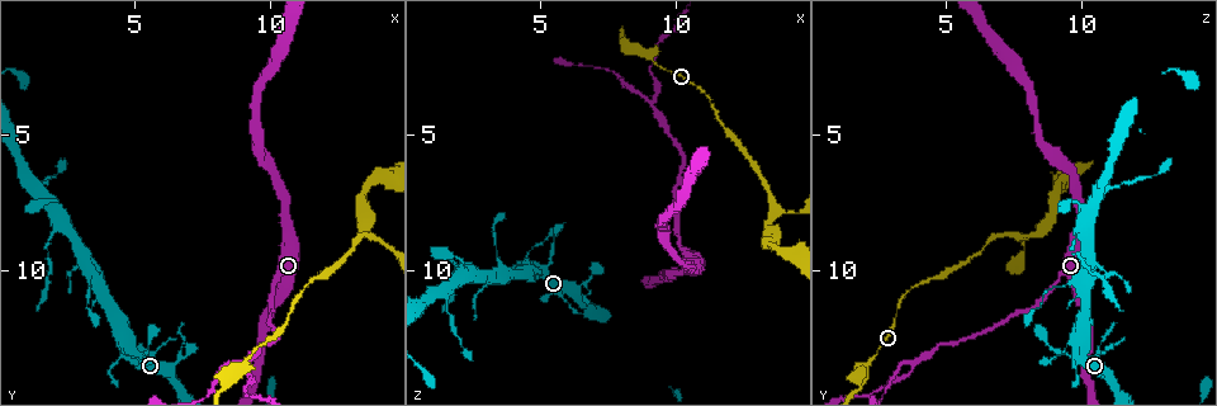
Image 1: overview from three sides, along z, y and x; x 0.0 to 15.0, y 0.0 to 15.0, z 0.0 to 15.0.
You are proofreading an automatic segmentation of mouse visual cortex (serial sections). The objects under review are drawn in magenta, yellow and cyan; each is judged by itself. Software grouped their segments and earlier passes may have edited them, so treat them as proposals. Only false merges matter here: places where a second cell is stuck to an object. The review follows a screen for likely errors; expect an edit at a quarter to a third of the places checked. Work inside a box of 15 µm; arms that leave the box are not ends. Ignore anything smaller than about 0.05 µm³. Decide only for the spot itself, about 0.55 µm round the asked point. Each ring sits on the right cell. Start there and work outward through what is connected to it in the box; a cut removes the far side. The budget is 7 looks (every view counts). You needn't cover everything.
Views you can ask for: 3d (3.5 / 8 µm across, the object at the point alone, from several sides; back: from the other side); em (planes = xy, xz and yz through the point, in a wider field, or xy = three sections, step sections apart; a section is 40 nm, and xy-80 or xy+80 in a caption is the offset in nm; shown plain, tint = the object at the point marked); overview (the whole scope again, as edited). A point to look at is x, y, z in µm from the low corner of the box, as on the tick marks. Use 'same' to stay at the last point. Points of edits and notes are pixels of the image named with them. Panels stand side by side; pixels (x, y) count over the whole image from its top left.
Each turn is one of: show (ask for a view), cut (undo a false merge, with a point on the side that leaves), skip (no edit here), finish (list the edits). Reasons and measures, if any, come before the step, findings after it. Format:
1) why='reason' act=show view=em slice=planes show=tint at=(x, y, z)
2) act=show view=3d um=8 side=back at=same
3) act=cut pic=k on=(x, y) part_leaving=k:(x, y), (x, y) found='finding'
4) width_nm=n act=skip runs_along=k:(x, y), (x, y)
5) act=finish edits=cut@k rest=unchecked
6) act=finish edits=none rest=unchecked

why='arms part here' act=show view=3d um=8 at=(9.1, 13.5, 3.8)

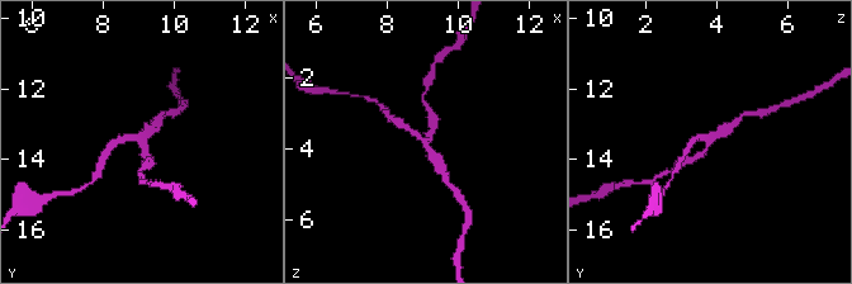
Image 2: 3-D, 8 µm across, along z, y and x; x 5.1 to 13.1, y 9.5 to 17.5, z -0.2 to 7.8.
why='zoom in' act=show view=3d um=3.5 at=(9.1, 13.4, 3.9)

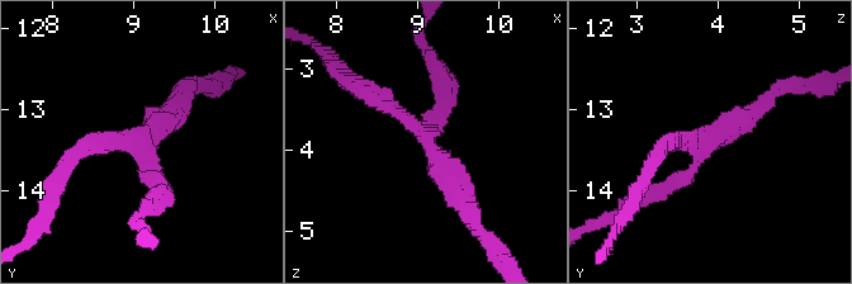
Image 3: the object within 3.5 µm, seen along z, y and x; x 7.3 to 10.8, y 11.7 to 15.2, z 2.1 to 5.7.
arms=3 arm_widths_nm=200,200,300 act=show view=em slice=xy step=2 show=tint at=(9.10, 13.45, 3.80)

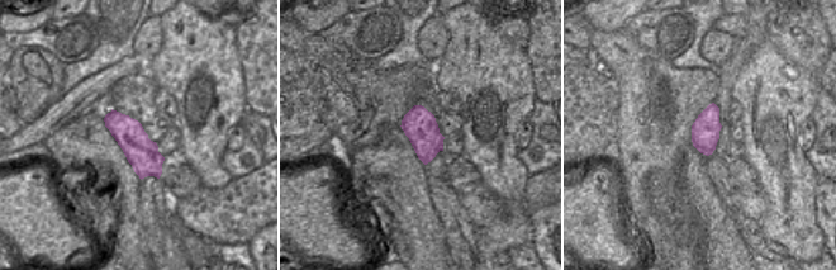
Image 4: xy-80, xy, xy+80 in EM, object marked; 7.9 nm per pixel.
act=skip runs_along=3:(765, 100), (648, 198) found='all the same cell'

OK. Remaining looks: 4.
why='sudden change in width' act=show view=em slice=xy step=5 show=tint at=(8.3, 14.2, 1.8)

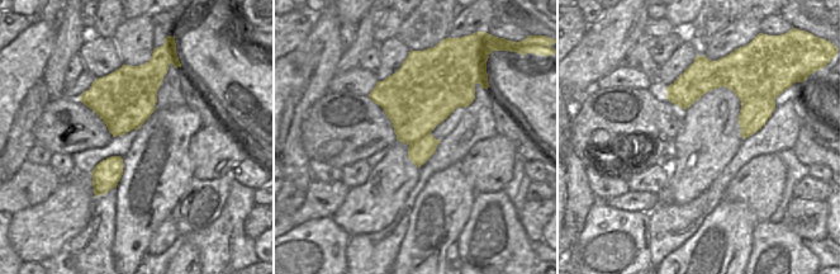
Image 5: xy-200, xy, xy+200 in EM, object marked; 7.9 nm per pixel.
act=show view=3d um=3.5 at=same

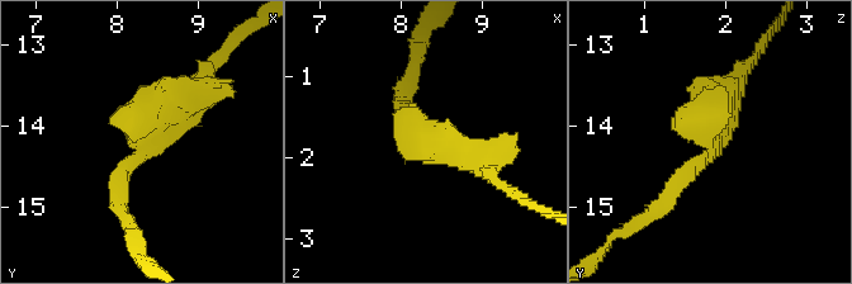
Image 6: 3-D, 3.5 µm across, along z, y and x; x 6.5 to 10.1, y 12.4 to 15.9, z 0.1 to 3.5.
act=cut pic=6 on=(397, 127) found='two cells meet here'

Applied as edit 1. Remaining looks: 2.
why='redraw' act=show view=overview

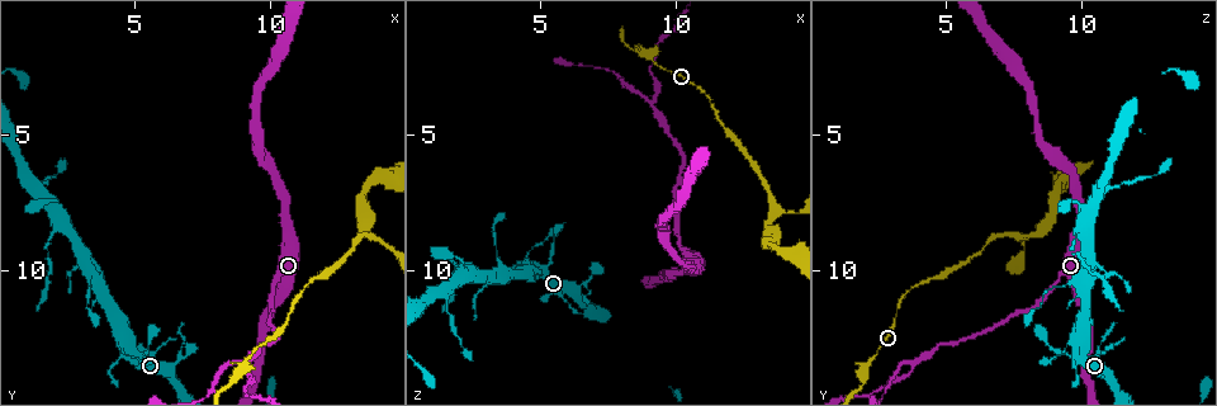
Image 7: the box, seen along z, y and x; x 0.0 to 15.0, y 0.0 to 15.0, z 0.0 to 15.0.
why='thick turns thin' act=show view=3d um=3.5 at=(6.8, 13.2, 10.4)

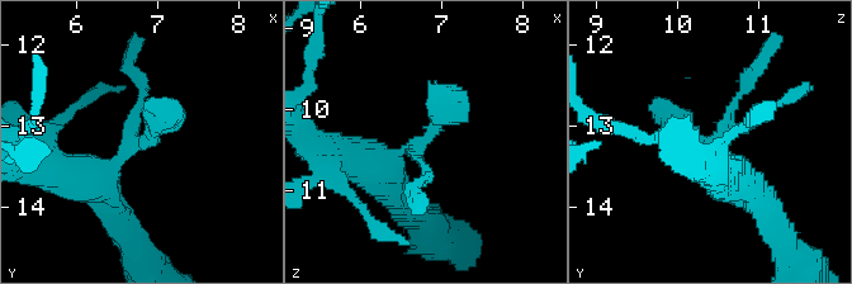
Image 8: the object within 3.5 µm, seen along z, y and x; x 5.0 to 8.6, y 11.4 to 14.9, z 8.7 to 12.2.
act=skip runs_along=8:(730, 175), (714, 140), (649, 104) found='all the same cell'

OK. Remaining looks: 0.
act=finish edits=cut@6 rest=unchecked

